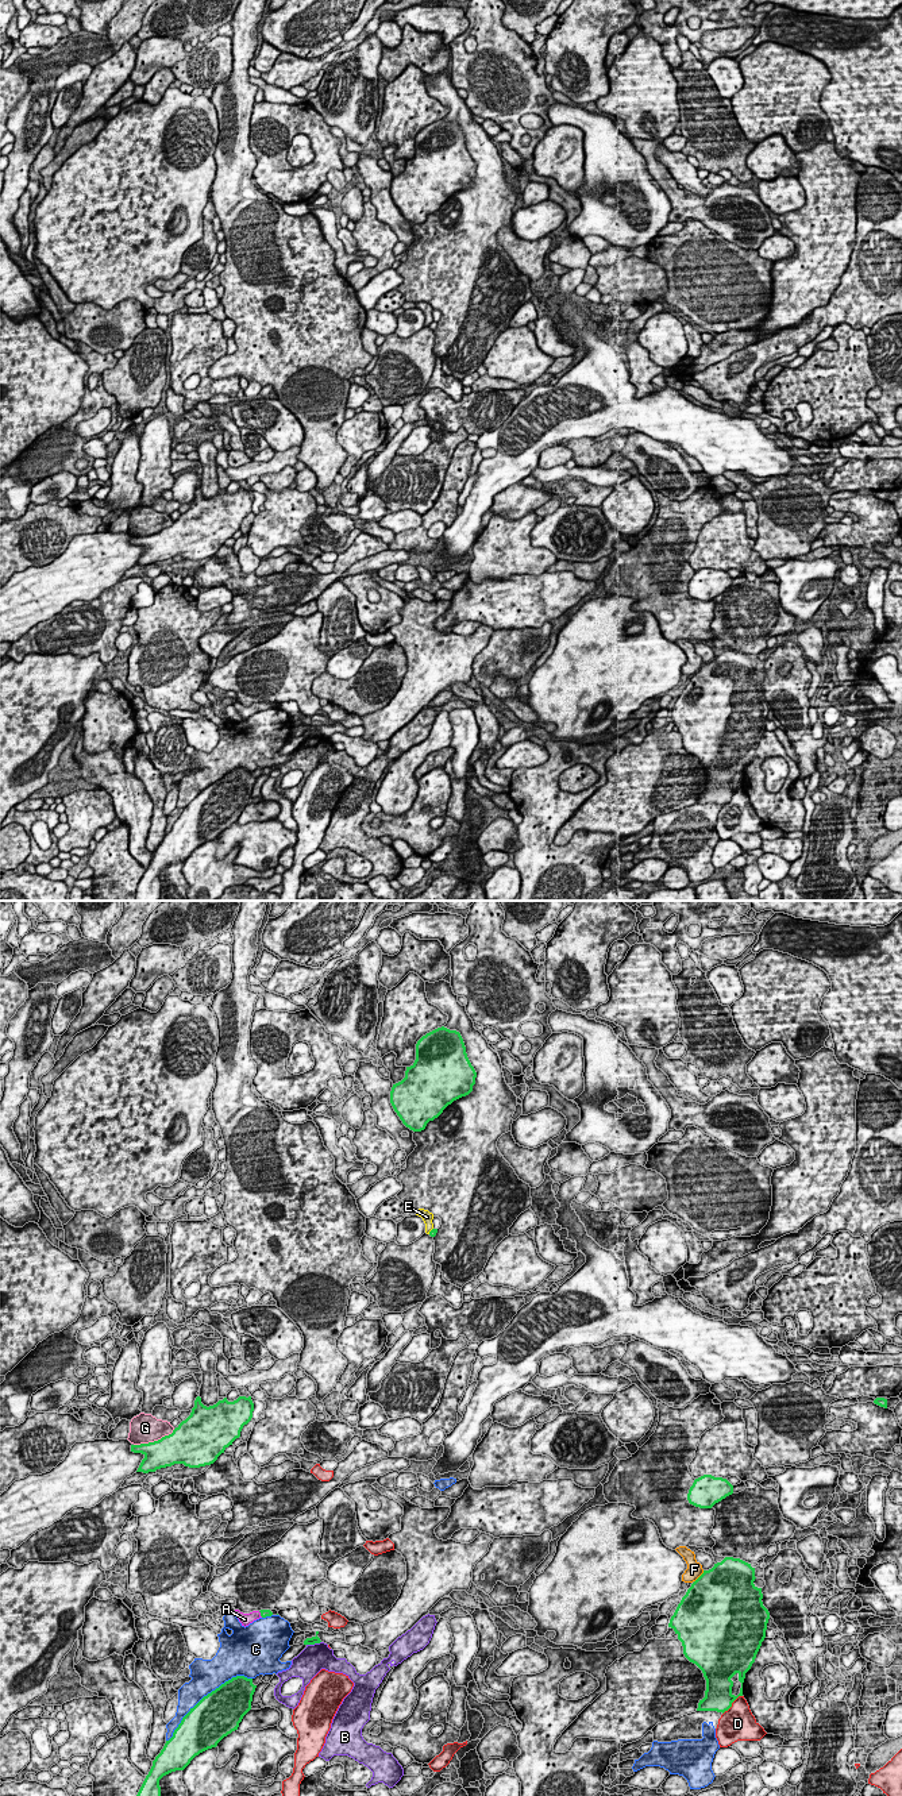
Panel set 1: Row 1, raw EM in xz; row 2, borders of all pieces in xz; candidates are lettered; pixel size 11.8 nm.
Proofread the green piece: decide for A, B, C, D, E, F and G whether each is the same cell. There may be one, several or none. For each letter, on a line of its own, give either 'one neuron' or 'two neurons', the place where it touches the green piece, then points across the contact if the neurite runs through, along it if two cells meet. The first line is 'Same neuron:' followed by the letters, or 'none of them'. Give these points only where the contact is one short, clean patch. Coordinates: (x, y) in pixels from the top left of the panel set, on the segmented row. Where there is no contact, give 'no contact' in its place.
Same neuron: A
A: one neuron; meets green in xz at (261, 1614); runs through xz (263, 1613), (261, 1614), (245, 1619)
B: two neurons; meets green in xz at (313, 1644)
C: two neurons; meets green in xz at (207, 1695)
D: two neurons; meets green in xz at (731, 1704)
E: two neurons; meets green in xz at (431, 1230)
F: two neurons; meets green in xz at (700, 1576)
G: two neurons; meets green in xz at (154, 1441)

